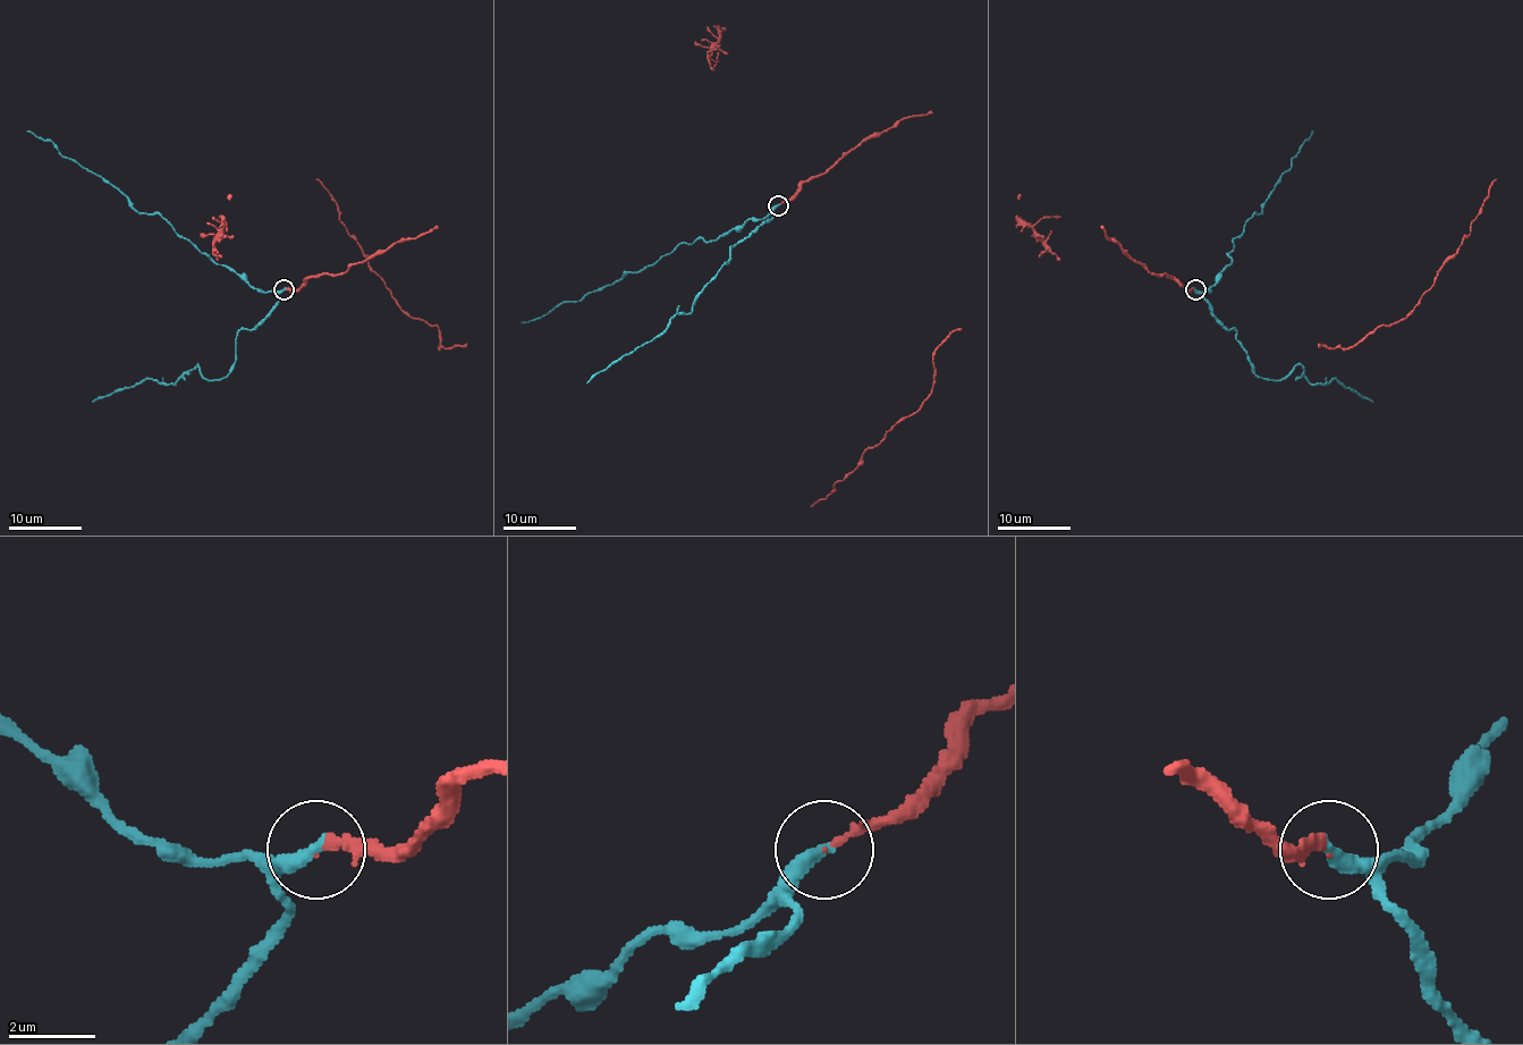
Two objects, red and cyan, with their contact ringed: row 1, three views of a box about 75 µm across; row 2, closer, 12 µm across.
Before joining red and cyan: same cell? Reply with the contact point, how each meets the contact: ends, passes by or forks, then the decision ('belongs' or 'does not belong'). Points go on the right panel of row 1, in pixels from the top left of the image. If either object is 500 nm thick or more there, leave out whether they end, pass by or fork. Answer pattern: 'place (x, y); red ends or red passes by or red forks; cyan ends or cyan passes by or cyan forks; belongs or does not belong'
place (1195, 289); red ends; cyan ends; belongs

